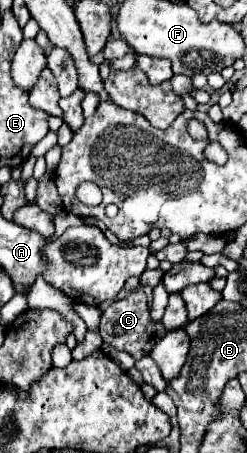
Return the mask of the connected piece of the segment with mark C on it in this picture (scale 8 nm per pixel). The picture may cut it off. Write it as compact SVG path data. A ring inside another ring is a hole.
M134 290L132 294L124 296L122 300L110 302L106 306L106 310L102 312L102 320L100 320L100 336L106 344L124 350L128 354L132 354L136 360L142 360L144 356L150 354L150 350L160 342L160 338L164 338L166 328L160 322L154 322L150 316L150 308L146 302L146 296L142 296L140 290Z

